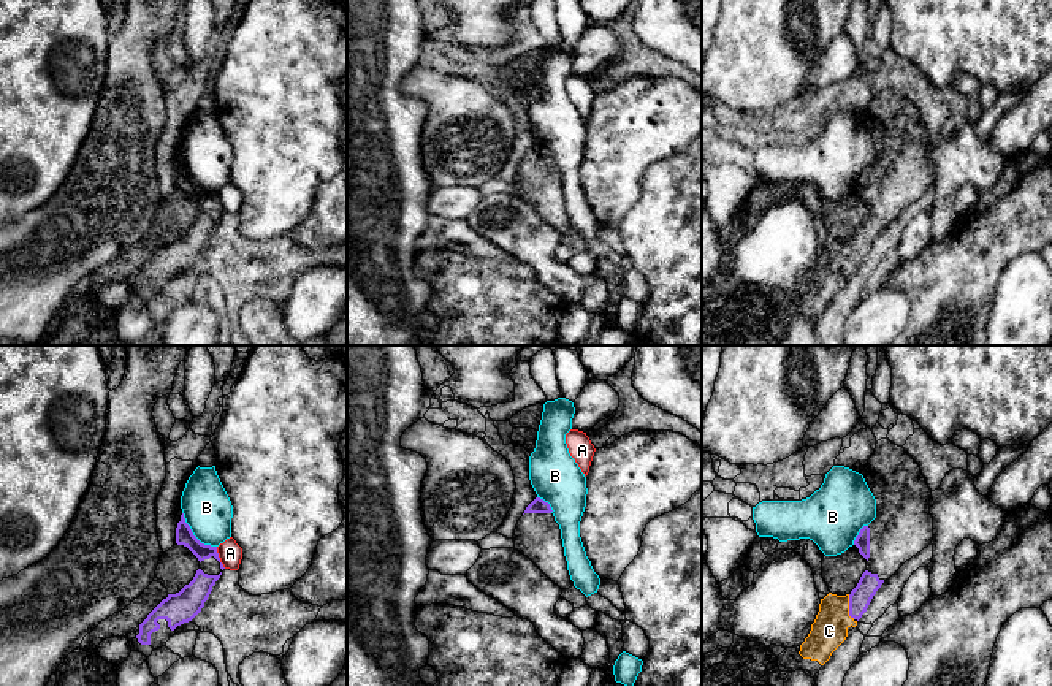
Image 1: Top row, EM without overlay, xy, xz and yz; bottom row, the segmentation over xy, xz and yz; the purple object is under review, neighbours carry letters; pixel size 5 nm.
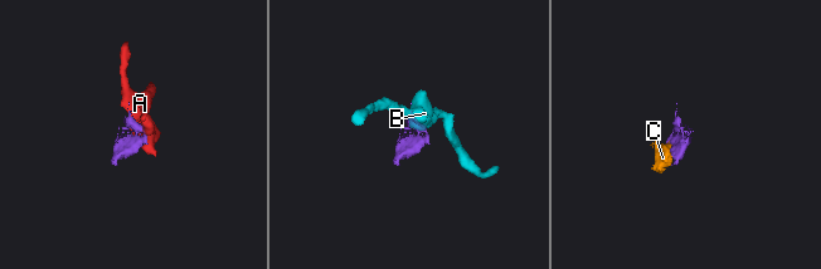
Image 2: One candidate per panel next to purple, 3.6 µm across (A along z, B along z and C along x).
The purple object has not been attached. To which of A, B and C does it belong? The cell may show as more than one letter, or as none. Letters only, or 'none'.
C

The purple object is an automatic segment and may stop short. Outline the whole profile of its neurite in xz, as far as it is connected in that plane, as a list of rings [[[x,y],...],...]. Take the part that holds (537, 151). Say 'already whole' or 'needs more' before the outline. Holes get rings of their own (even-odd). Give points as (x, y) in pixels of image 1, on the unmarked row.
needs more; [[[536,143],[518,165],[515,195],[528,201],[561,234],[572,233],[559,170],[551,152]]]

